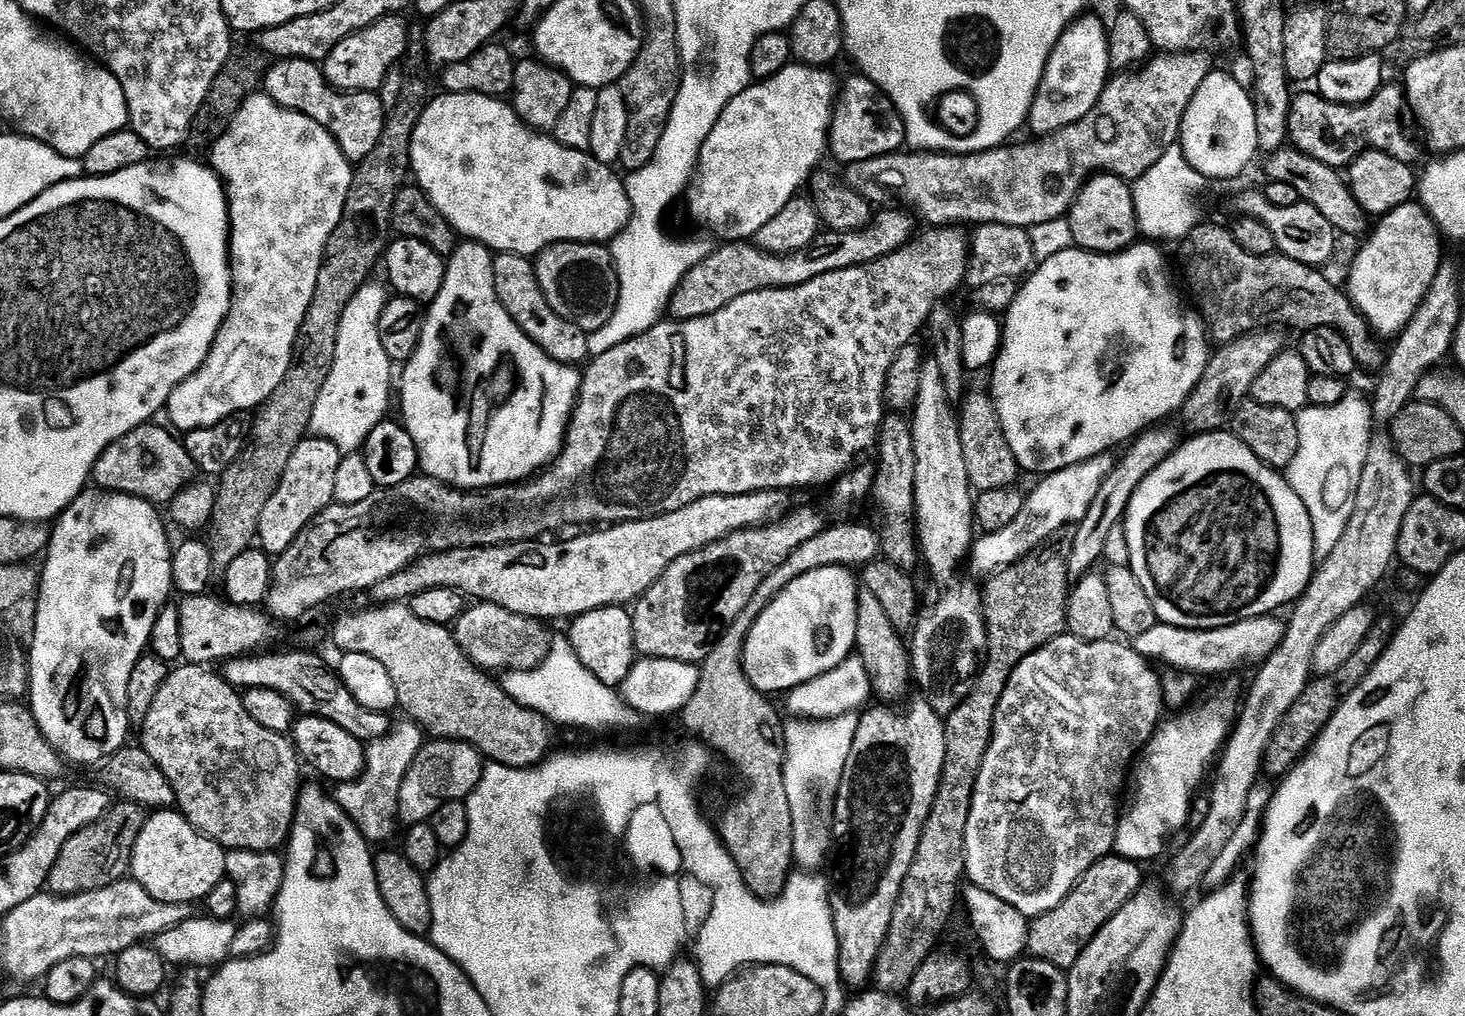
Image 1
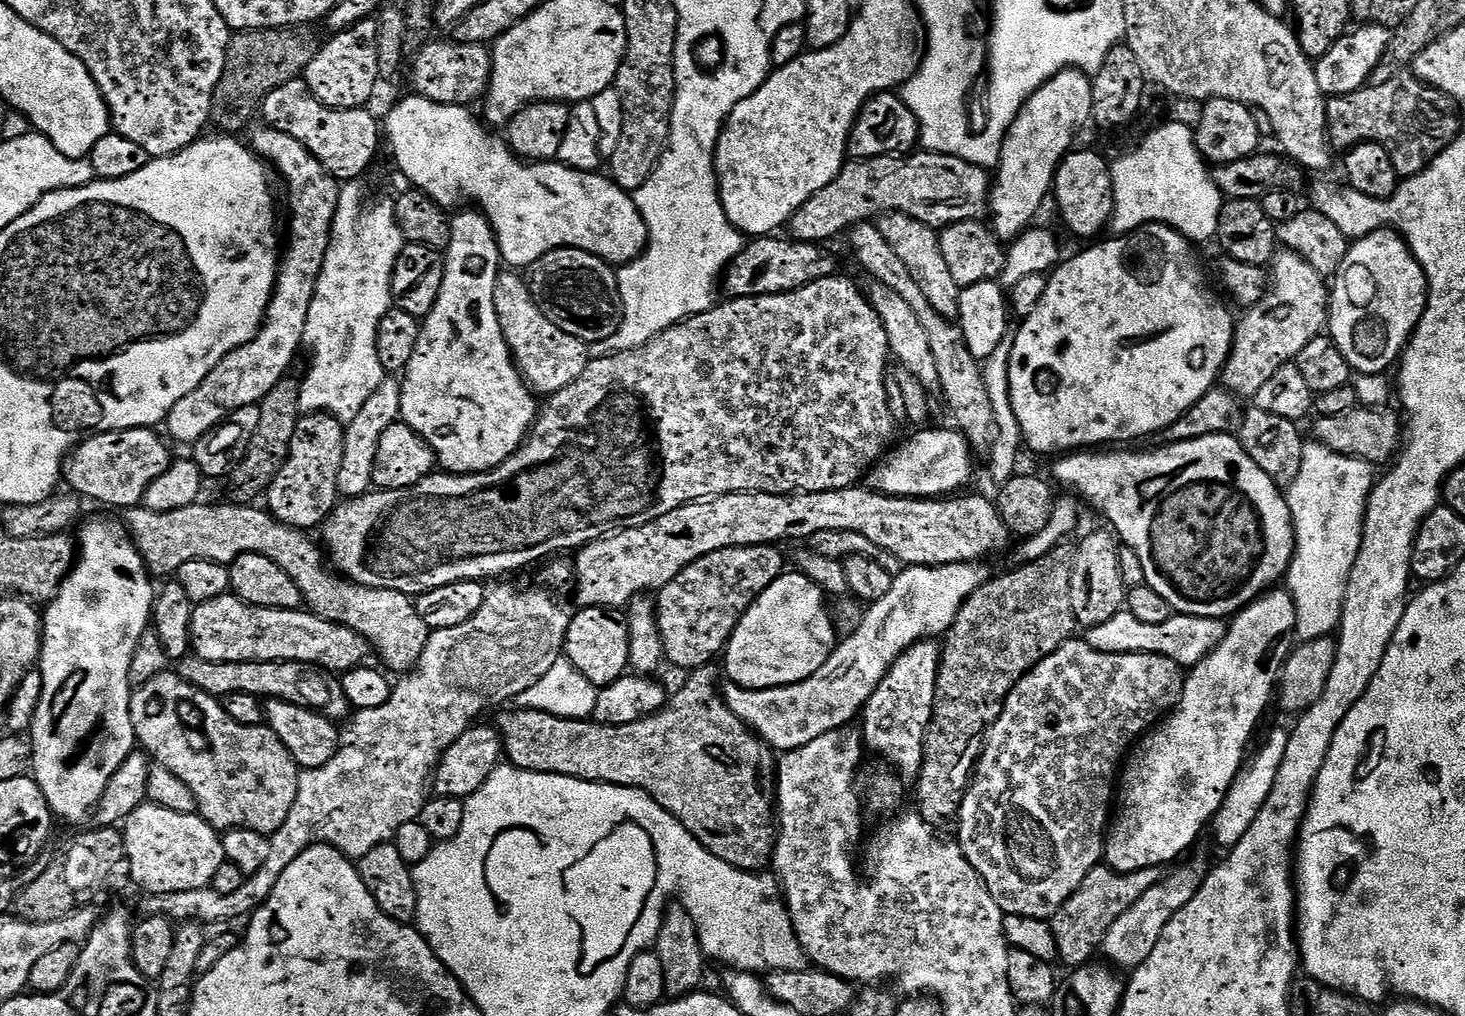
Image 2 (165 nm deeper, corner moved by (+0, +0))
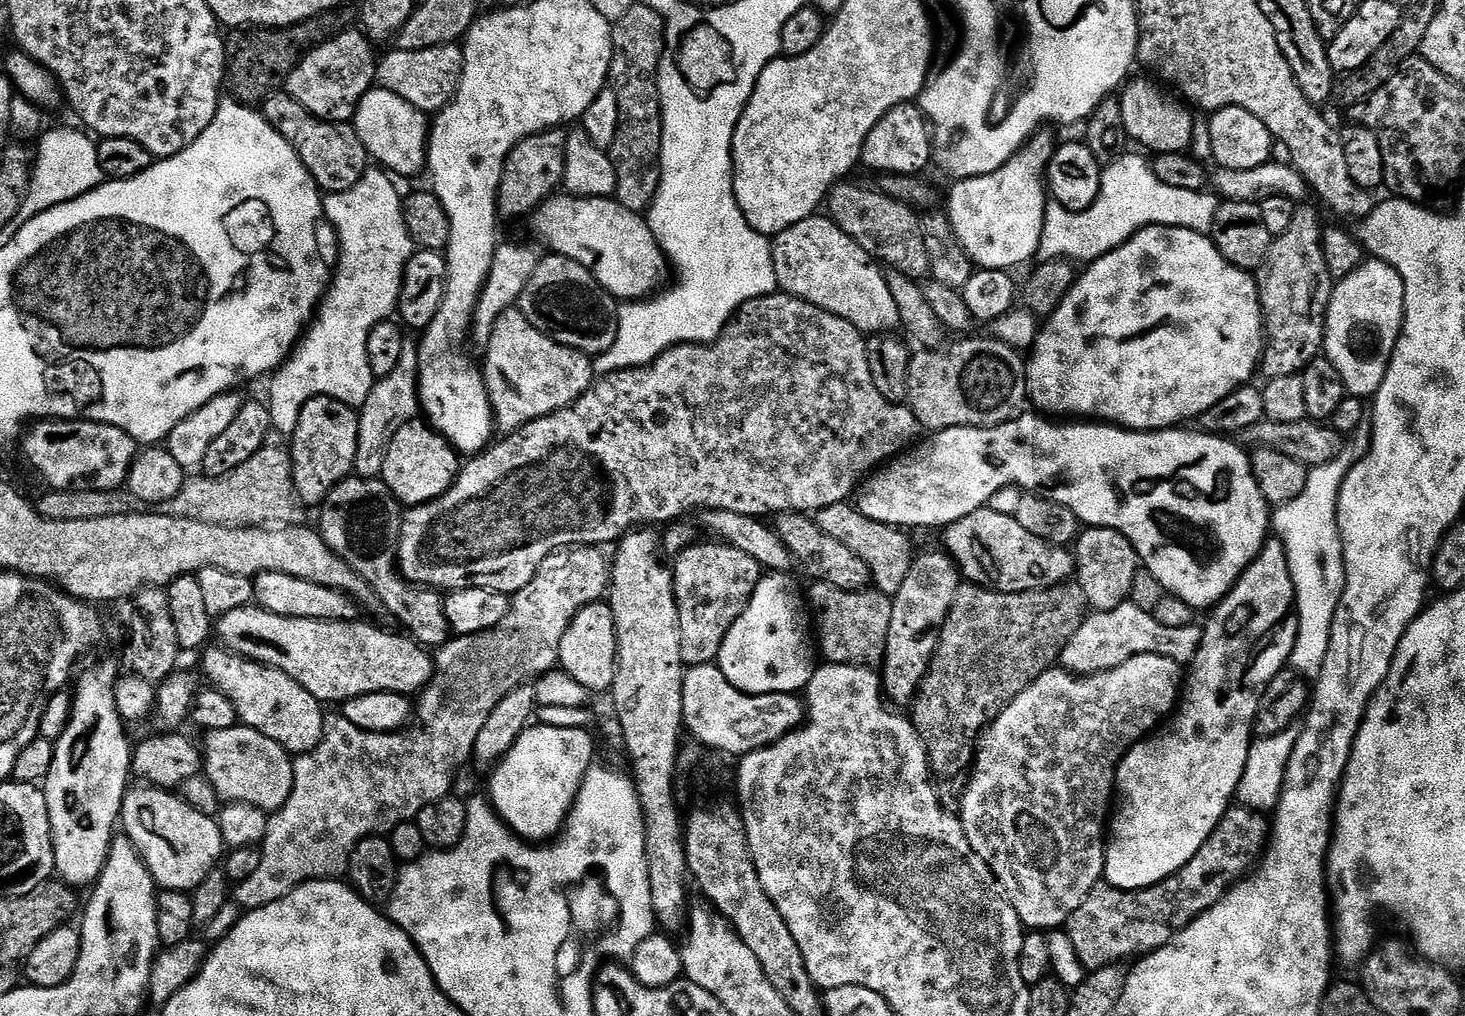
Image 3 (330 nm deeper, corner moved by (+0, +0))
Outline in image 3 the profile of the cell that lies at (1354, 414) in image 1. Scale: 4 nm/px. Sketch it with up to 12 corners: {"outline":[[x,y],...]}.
{"outline":[[1353,434],[1274,512],[1300,615],[1290,668],[1324,668],[1346,582],[1340,491],[1371,448]]}

